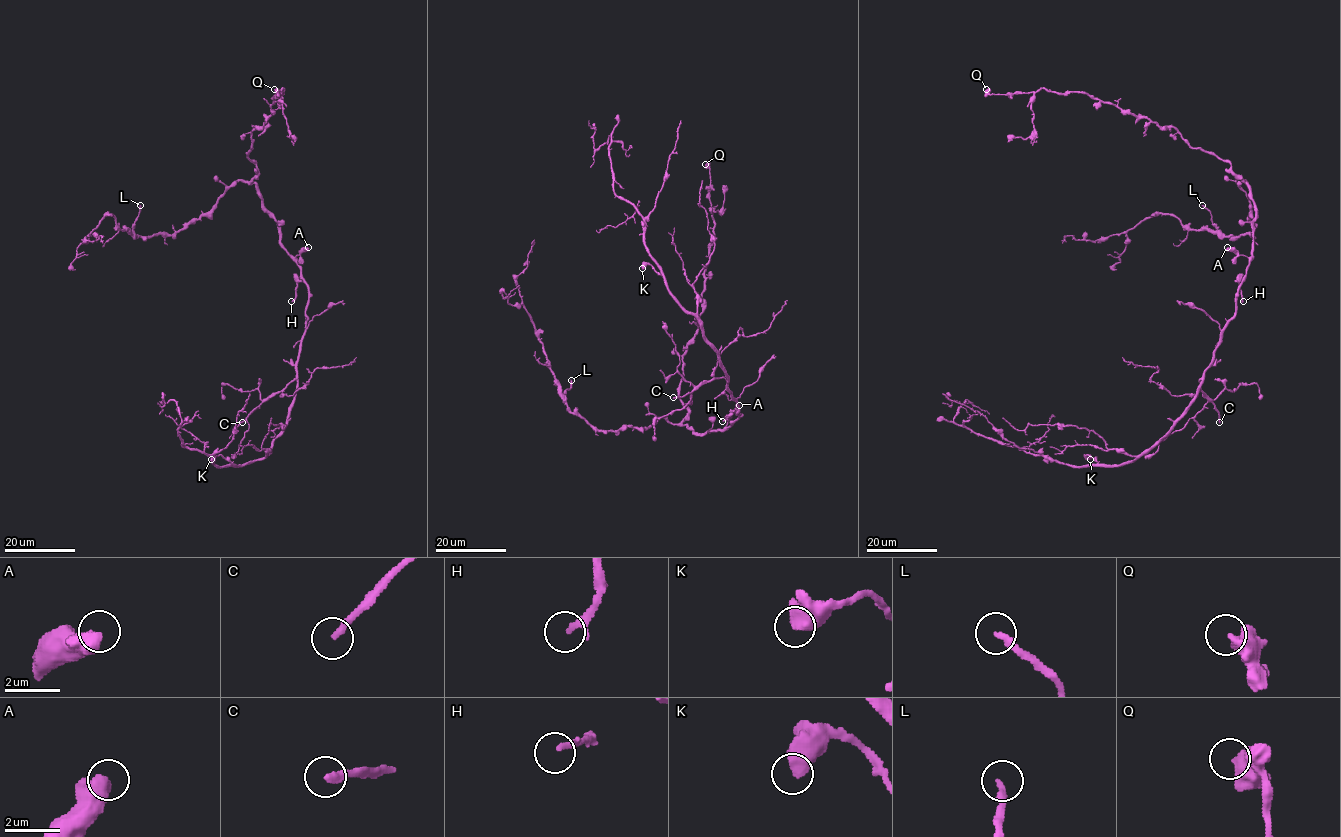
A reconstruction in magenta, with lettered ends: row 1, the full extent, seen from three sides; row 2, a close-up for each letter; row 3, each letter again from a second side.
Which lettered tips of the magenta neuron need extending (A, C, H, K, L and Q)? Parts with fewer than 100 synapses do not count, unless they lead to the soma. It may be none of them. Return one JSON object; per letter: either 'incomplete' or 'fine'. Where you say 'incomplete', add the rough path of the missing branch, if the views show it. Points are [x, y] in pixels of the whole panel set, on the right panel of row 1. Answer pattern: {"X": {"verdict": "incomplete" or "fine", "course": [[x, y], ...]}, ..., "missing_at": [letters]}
{"A": {"verdict": "fine"}, "C": {"verdict": "incomplete", "course": [[1219, 422], [1230, 434], [1269, 392], [1289, 361], [1309, 349], [1318, 350]]}, "H": {"verdict": "fine"}, "K": {"verdict": "fine"}, "L": {"verdict": "fine"}, "Q": {"verdict": "fine"}, "missing_at": ["C"]}

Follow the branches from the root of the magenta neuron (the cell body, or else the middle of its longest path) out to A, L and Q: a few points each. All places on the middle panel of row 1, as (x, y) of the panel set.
A: (738, 414), (726, 426), (731, 412), (739, 405)
L: (738, 414), (728, 427), (701, 434), (664, 418), (649, 427), (598, 430), (568, 406), (564, 392), (571, 380)
Q: (738, 414), (701, 434), (682, 423), (683, 356), (699, 324), (713, 237), (705, 164)

